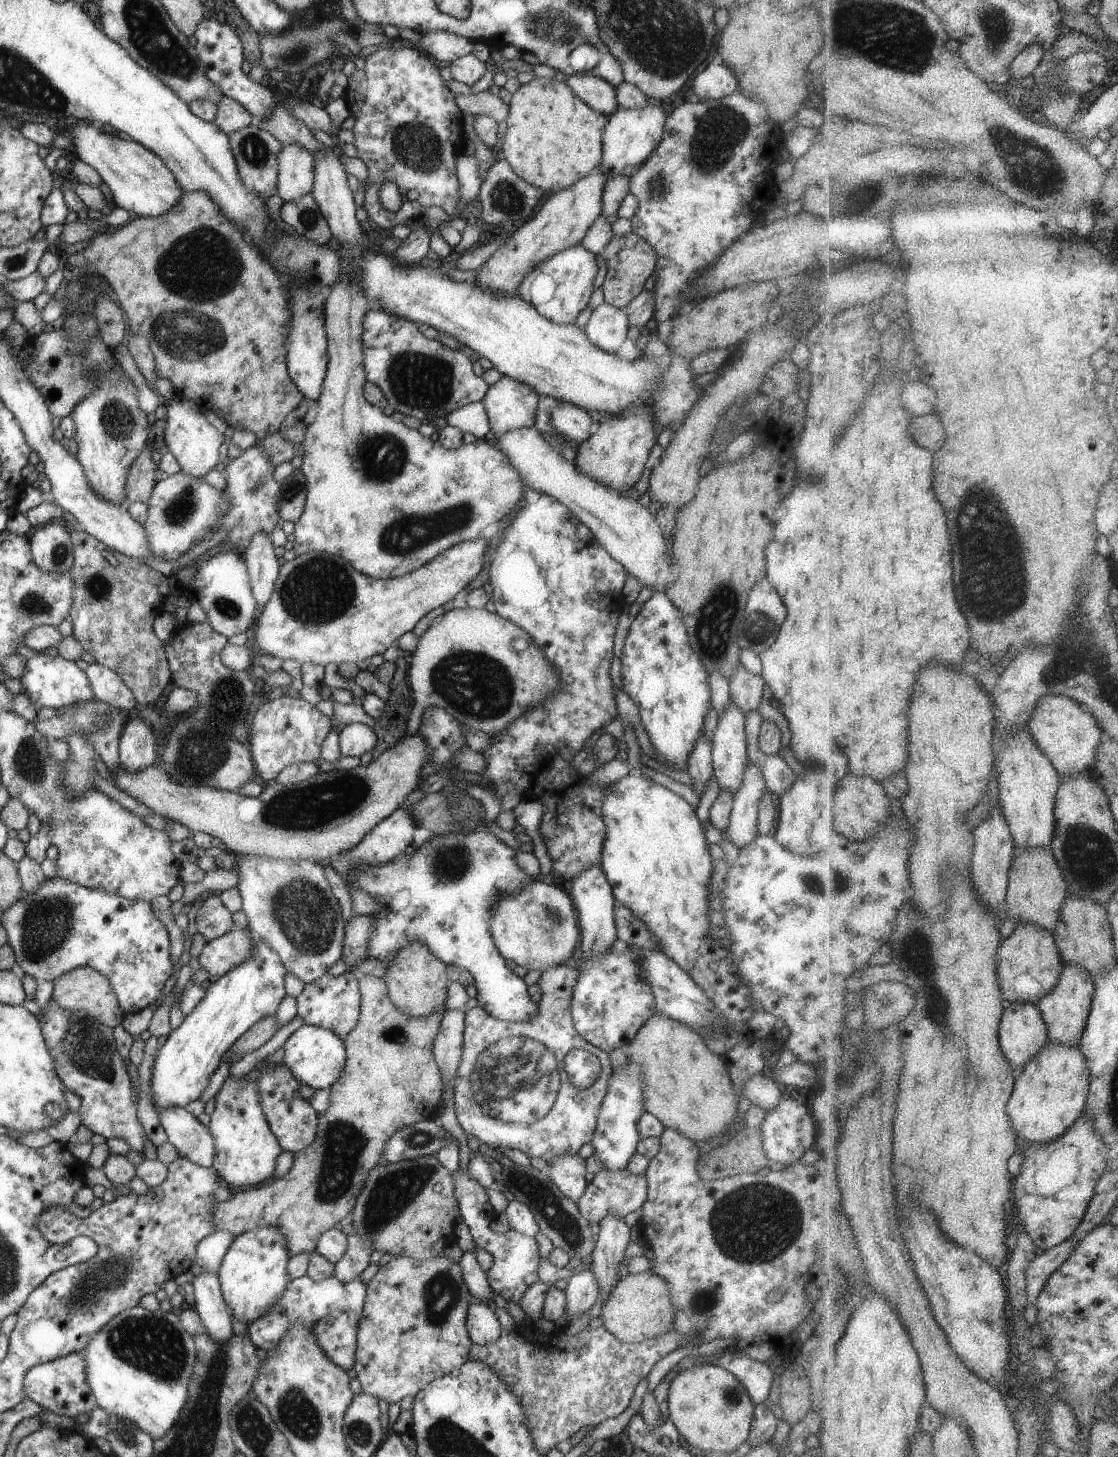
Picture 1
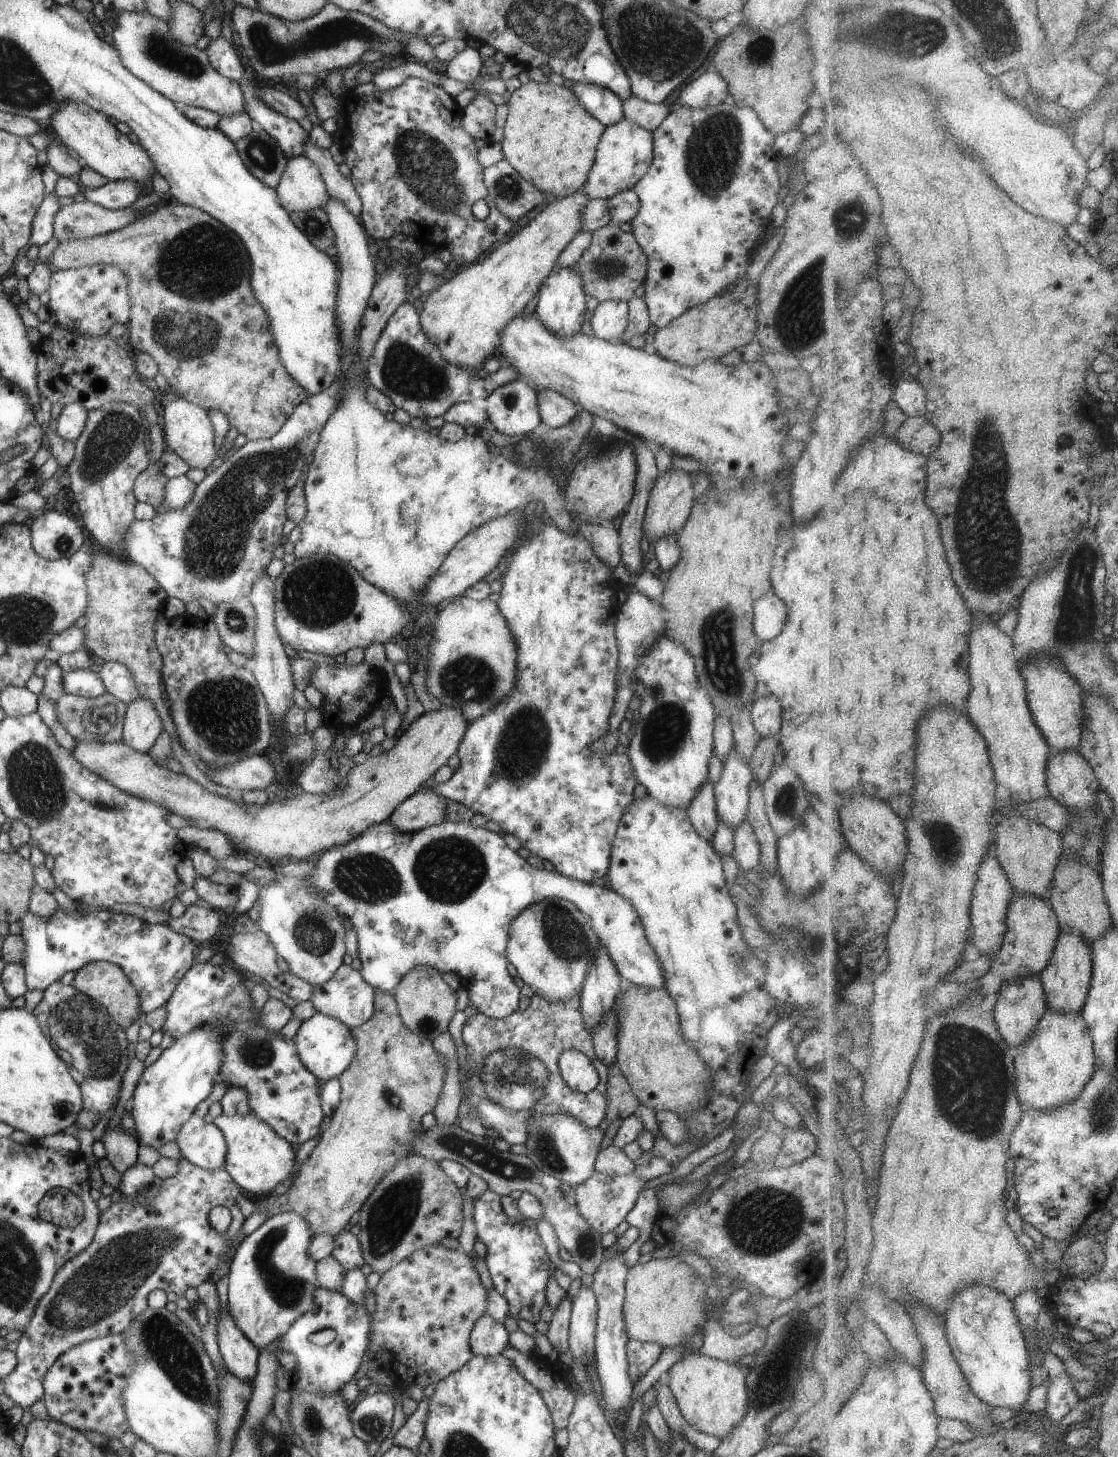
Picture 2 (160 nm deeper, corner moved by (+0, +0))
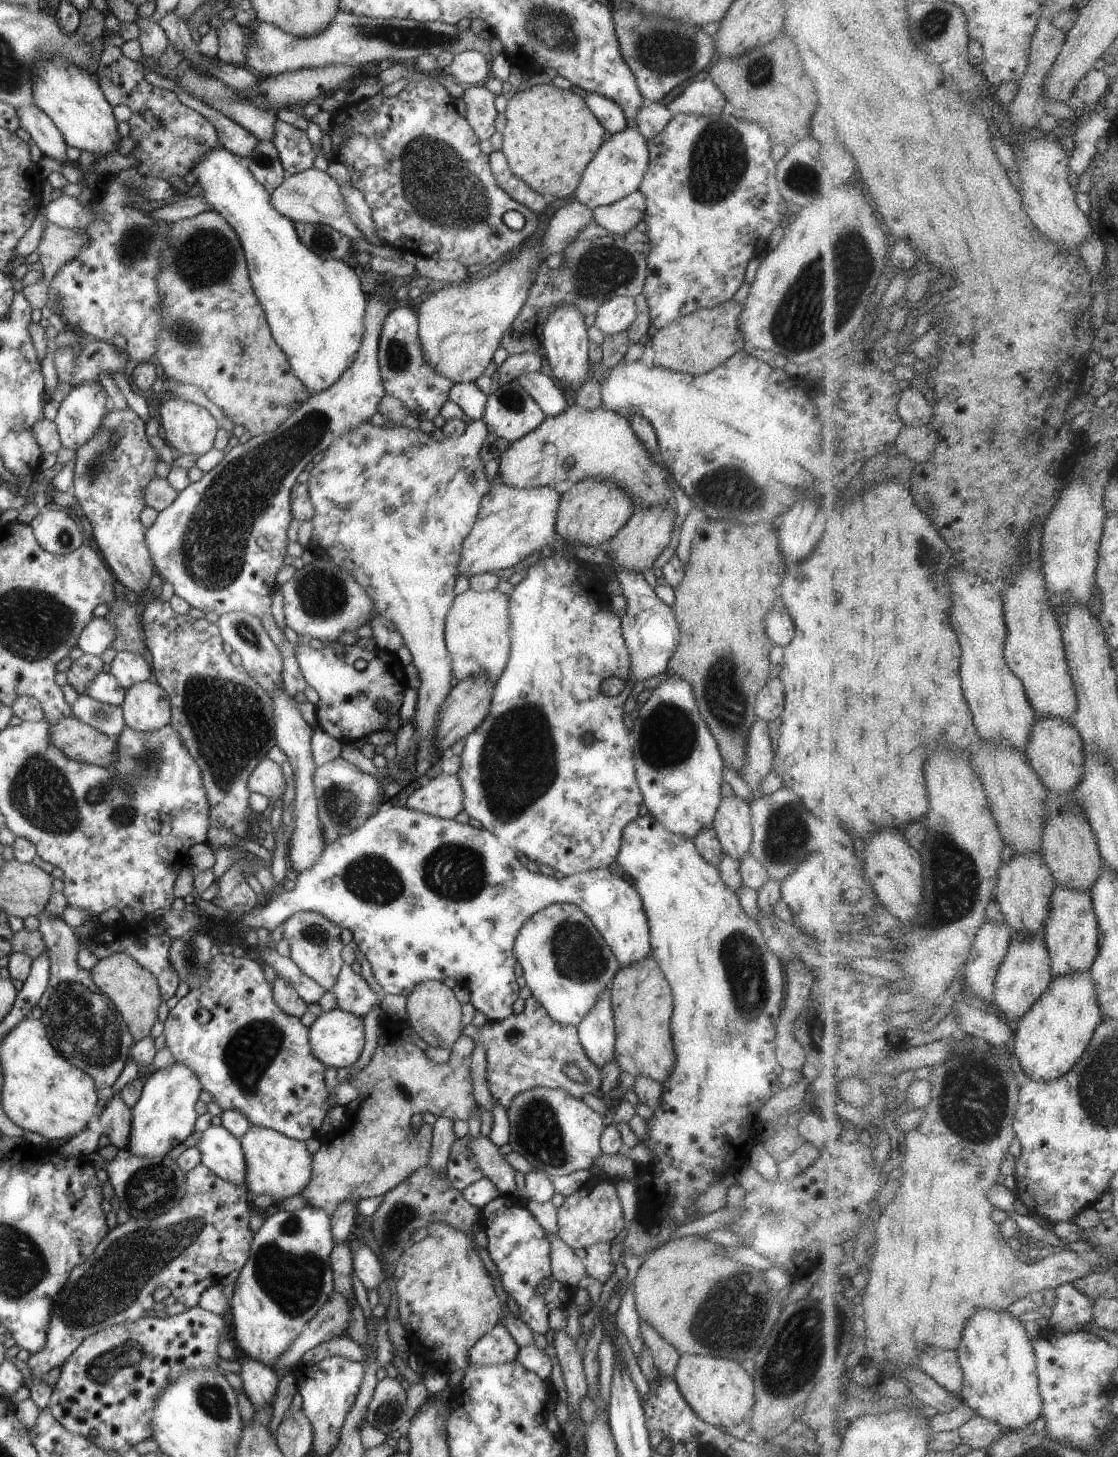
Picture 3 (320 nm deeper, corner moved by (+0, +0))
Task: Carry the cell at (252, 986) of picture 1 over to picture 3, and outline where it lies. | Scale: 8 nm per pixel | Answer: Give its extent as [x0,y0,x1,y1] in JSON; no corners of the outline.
[126,1060,201,1157]

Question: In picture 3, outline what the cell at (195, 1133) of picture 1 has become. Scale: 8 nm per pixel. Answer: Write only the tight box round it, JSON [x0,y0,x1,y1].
[195,1126,245,1187]

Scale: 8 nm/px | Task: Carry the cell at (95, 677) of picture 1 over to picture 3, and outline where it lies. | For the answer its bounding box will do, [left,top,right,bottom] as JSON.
[109,652,152,690]

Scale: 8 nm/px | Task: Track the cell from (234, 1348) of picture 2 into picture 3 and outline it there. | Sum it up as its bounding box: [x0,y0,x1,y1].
[236,1351,279,1410]

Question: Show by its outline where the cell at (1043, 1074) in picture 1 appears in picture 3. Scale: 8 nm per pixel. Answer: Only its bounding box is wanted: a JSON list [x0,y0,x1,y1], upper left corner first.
[1014,970,1102,1082]

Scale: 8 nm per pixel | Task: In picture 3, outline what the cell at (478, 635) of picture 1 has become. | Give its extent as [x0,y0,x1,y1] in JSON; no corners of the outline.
[444,588,509,685]

